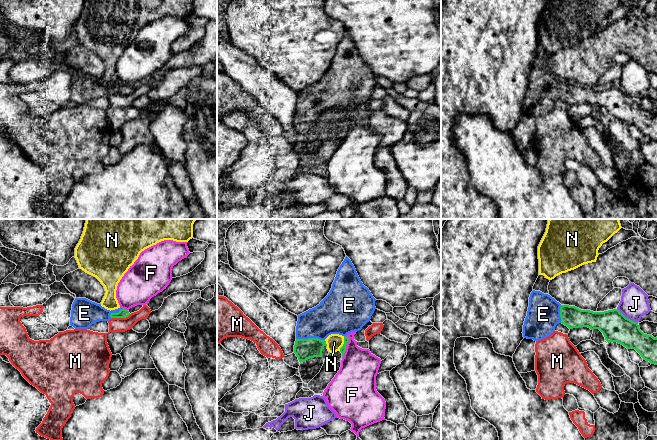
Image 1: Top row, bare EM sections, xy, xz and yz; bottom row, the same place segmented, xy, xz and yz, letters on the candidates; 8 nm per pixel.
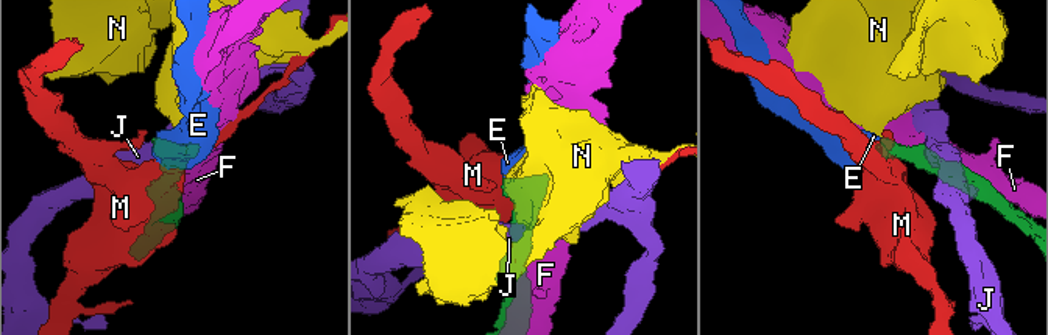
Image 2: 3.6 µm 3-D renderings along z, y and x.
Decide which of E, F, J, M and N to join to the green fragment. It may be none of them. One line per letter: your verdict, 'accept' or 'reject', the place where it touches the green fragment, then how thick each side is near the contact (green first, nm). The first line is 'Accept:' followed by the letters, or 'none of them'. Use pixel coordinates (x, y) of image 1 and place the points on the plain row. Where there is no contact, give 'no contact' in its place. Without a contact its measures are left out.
Accept: E
E: accept | xz (310, 114) | 160/280 nm
F: reject | xz (345, 123) | 50/300 nm
J: reject | yz (627, 94) | 220/240 nm
M: reject | xy (121, 93) | 80/110 nm
N: reject | xz (344, 119) | 50/130 nm

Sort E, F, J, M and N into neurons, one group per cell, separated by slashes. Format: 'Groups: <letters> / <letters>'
Groups: E / F / J / M / N

